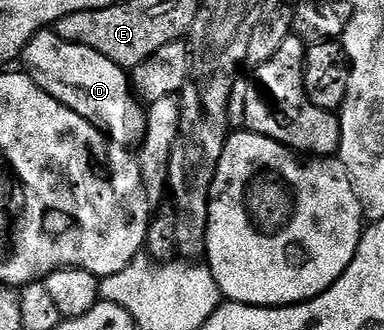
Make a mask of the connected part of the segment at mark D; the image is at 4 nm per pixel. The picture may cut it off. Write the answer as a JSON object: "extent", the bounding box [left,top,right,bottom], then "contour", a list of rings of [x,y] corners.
{"extent":[22,30,148,150],"contour":[[[45,30],[37,32],[24,48],[22,68],[41,90],[50,94],[50,98],[86,118],[86,122],[103,132],[111,143],[129,150],[144,143],[148,125],[145,105],[132,91],[129,73],[110,62],[106,54],[98,54],[98,50],[90,50],[90,46],[71,44],[56,31]]]}

